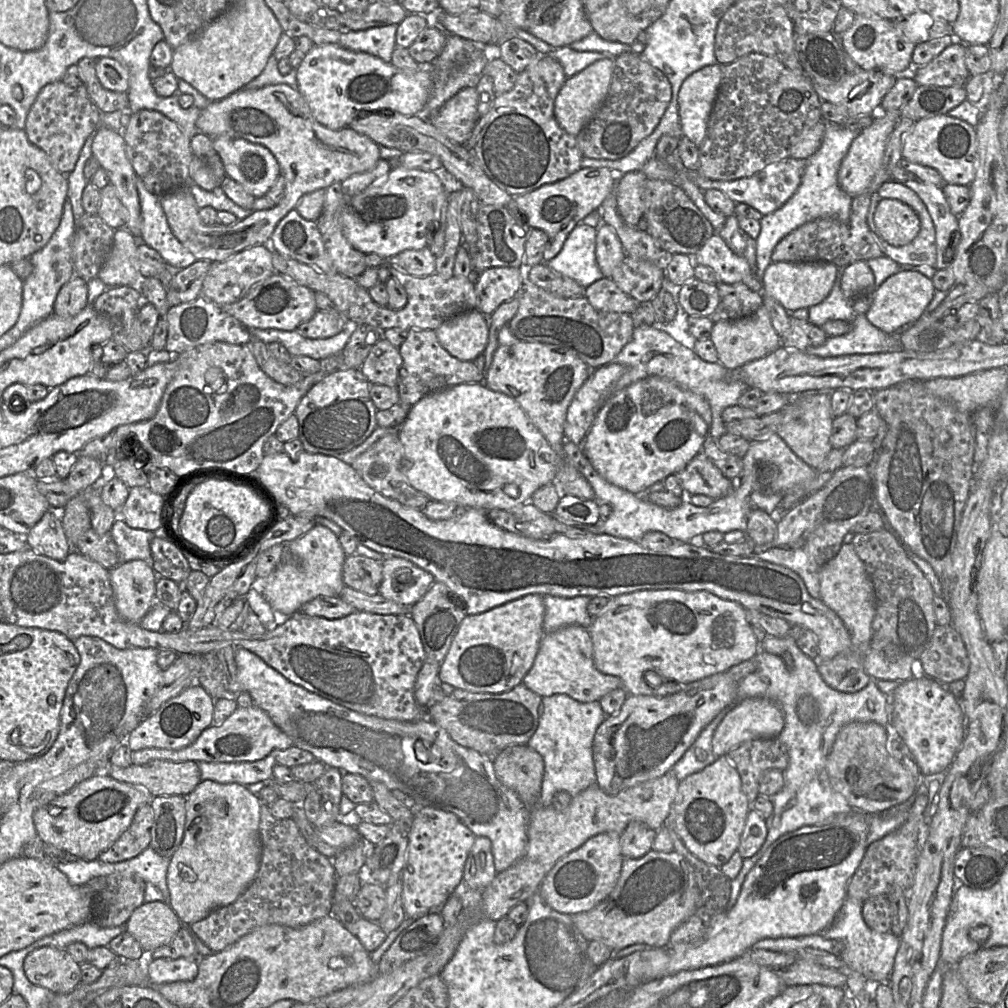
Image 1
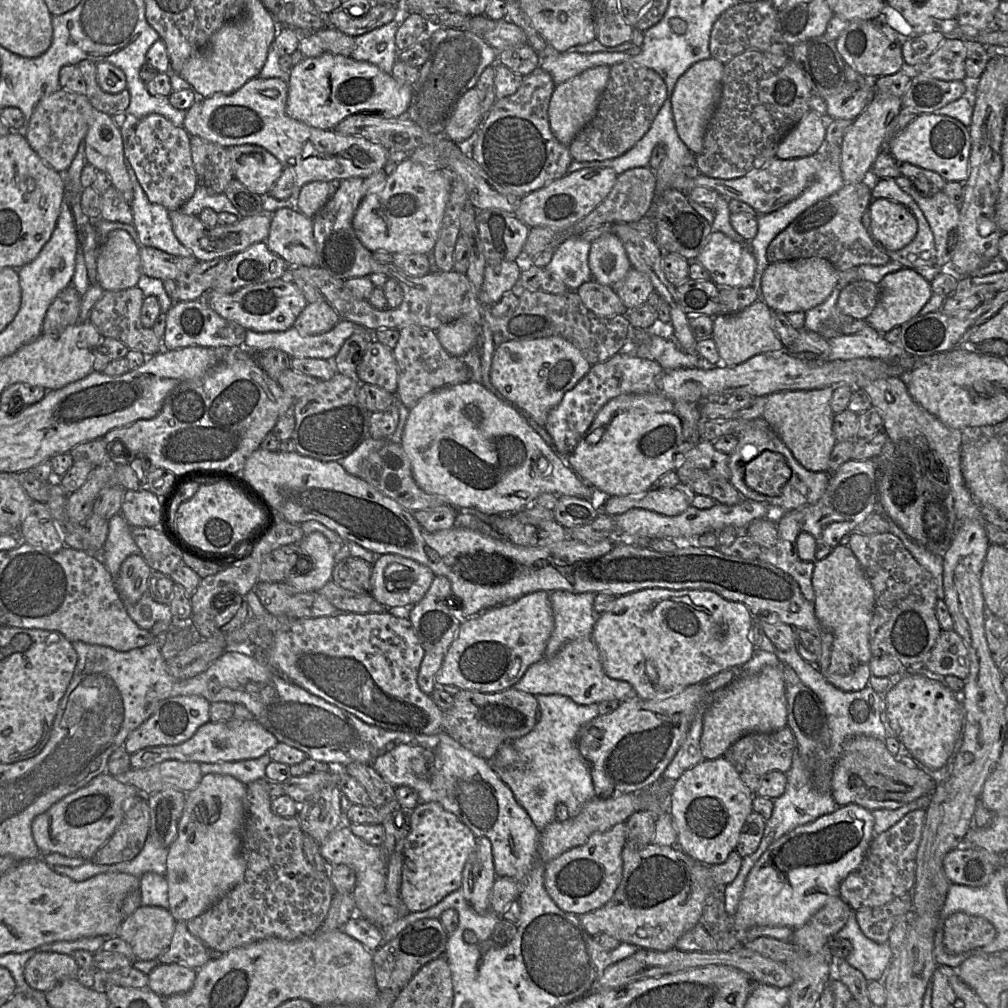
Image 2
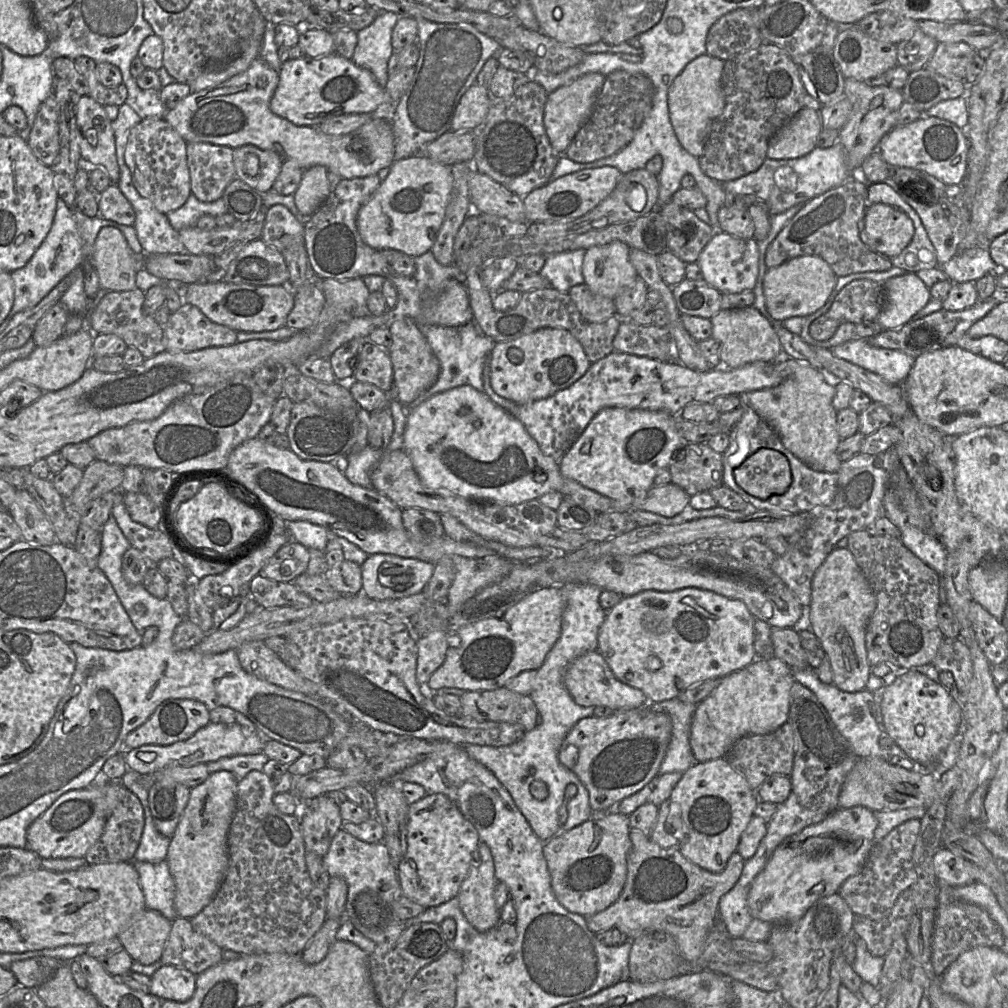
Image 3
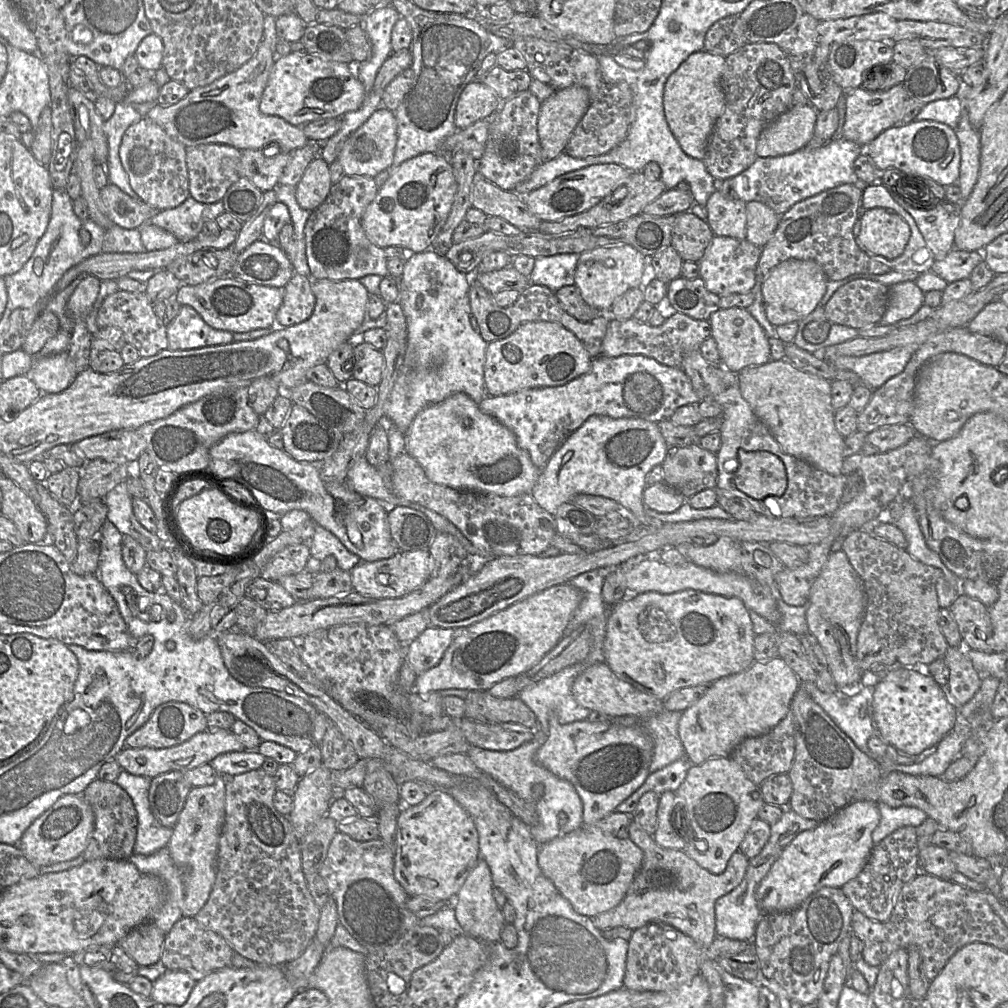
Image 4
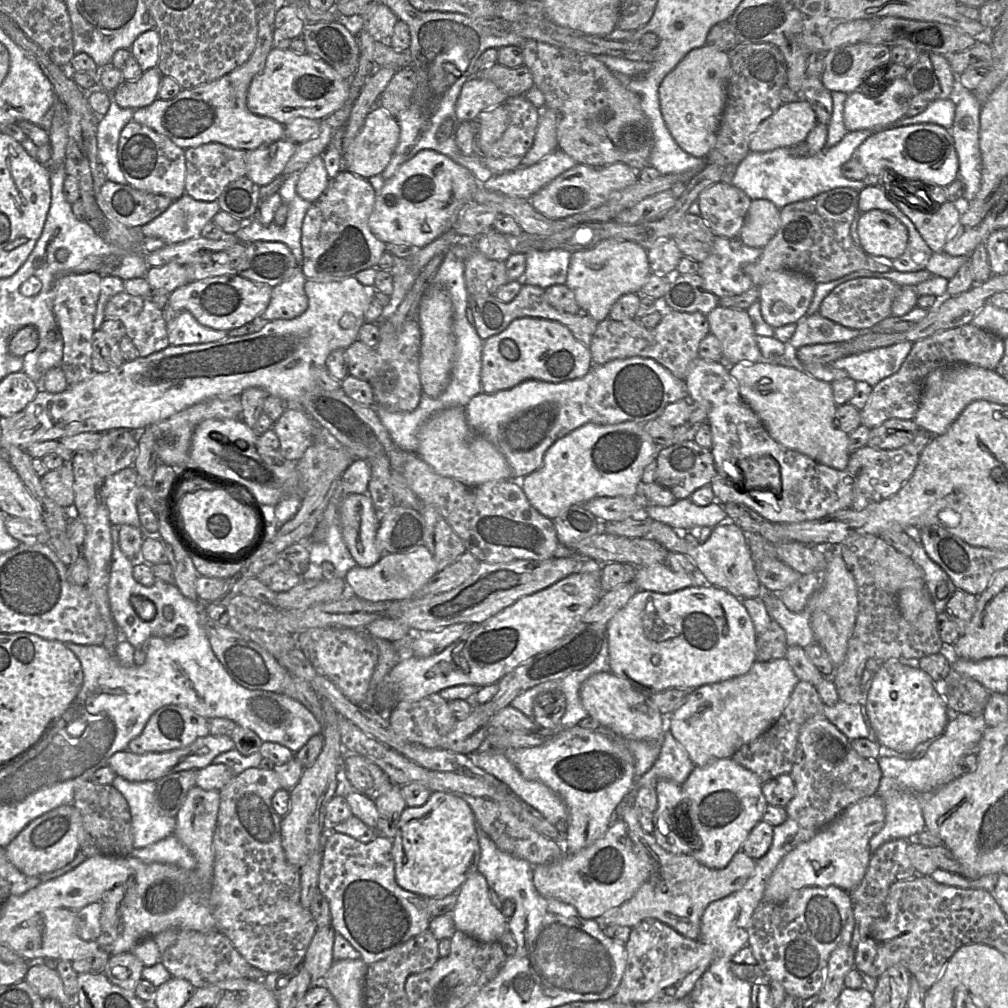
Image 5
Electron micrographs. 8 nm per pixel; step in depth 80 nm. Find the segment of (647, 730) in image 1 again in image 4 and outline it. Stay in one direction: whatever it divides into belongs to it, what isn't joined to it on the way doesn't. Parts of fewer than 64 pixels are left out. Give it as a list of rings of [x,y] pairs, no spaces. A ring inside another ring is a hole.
[[[551,718],[549,720],[547,740],[538,749],[536,753],[536,761],[559,778],[567,780],[573,785],[583,804],[583,826],[590,826],[615,811],[616,807],[621,802],[627,799],[645,782],[646,778],[650,774],[650,764],[653,758],[653,749],[654,746],[652,740],[641,731],[640,727],[625,727],[623,725],[612,725],[611,723],[594,723],[587,720],[562,725],[558,723],[555,718]]]

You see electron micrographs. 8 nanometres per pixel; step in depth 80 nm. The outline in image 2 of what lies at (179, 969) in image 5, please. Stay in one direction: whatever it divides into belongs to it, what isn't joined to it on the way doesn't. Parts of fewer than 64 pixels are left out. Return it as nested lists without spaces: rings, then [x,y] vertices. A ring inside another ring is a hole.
[[[178,921],[171,943],[157,958],[161,964],[179,964],[198,970],[210,960],[209,948],[188,930],[187,923]]]

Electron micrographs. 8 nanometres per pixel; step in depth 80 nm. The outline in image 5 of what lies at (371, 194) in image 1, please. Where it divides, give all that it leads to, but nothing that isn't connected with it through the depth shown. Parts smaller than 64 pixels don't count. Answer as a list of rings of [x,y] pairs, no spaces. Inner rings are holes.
[[[421,150],[377,192],[369,218],[370,229],[386,244],[412,244],[423,248],[453,229],[459,215],[473,203],[479,185],[469,169],[434,150]],[[423,225],[428,225],[430,232],[423,232]]]

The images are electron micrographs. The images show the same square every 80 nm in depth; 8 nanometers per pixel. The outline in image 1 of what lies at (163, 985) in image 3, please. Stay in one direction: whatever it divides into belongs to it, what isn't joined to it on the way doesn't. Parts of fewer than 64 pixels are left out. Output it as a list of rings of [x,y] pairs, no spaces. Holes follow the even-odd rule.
[[[158,958],[150,962],[148,976],[152,984],[192,981],[198,974],[198,960]]]

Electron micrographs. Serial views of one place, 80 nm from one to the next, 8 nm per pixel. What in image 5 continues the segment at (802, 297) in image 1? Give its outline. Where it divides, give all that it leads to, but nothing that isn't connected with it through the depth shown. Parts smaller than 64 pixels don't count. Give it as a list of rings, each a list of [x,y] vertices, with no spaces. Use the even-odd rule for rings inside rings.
[[[792,270],[772,272],[760,287],[761,314],[773,328],[797,323],[811,304],[816,283]]]

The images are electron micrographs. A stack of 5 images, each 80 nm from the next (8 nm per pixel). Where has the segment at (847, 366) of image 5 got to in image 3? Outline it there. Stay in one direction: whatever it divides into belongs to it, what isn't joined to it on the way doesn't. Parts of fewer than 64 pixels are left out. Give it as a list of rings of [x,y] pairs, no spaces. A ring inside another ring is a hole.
[[[853,338],[831,351],[835,357],[865,368],[891,384],[902,384],[915,360],[900,350],[872,346],[864,338]]]

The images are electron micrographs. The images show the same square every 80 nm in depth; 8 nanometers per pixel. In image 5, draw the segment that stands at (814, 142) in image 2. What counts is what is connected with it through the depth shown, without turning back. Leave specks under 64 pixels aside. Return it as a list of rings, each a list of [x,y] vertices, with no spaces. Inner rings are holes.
[[[803,97],[782,104],[760,123],[751,137],[750,151],[768,152],[803,142],[816,123],[816,114]]]

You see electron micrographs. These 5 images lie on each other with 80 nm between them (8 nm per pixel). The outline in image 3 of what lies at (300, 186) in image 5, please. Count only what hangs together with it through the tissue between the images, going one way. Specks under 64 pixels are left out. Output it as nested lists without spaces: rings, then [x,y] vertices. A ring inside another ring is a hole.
[[[321,165],[304,170],[300,185],[294,195],[297,209],[303,216],[311,217],[330,195],[328,169]]]

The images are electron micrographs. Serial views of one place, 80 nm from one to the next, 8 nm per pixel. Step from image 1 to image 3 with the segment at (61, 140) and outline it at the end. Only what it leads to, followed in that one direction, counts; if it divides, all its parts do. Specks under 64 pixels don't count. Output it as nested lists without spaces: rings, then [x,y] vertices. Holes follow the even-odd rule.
[[[51,94],[39,107],[28,145],[35,157],[51,167],[59,153],[59,105]]]

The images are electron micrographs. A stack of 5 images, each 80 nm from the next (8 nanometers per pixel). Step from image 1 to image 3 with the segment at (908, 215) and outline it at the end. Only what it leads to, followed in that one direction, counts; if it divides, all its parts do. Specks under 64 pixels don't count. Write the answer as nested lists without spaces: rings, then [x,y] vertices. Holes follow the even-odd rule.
[[[875,203],[865,210],[865,229],[860,239],[872,251],[883,257],[901,253],[910,243],[914,225],[909,216],[887,204]]]

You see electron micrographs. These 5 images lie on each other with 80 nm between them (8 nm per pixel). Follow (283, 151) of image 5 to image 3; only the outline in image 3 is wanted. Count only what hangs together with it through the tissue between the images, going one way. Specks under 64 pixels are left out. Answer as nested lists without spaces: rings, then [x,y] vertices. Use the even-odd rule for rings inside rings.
[[[253,145],[235,148],[233,160],[236,178],[262,195],[272,189],[284,161],[277,152]]]

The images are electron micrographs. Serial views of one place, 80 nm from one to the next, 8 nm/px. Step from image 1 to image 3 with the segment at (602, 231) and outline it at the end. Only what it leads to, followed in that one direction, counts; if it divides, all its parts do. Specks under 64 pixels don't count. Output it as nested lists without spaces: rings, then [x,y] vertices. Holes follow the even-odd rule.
[[[621,241],[587,249],[582,265],[584,283],[594,293],[614,299],[622,289],[638,278],[638,273],[629,259],[630,250],[631,248]]]

